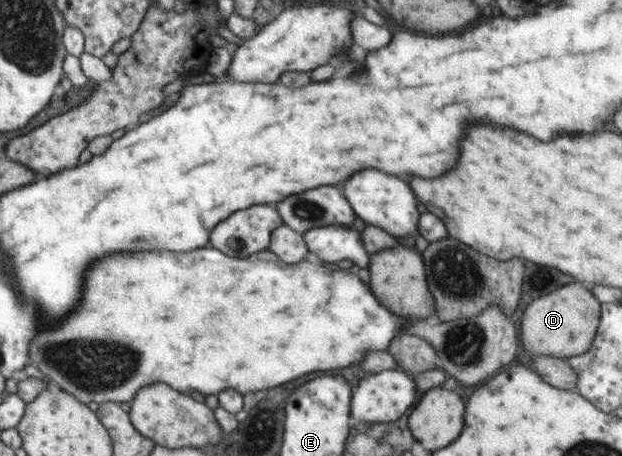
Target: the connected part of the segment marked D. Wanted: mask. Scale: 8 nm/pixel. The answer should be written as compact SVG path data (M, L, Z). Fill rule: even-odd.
M578 281L561 287L546 297L534 299L522 315L518 336L522 356L550 356L569 360L585 354L597 332L601 305L590 292L590 286Z

